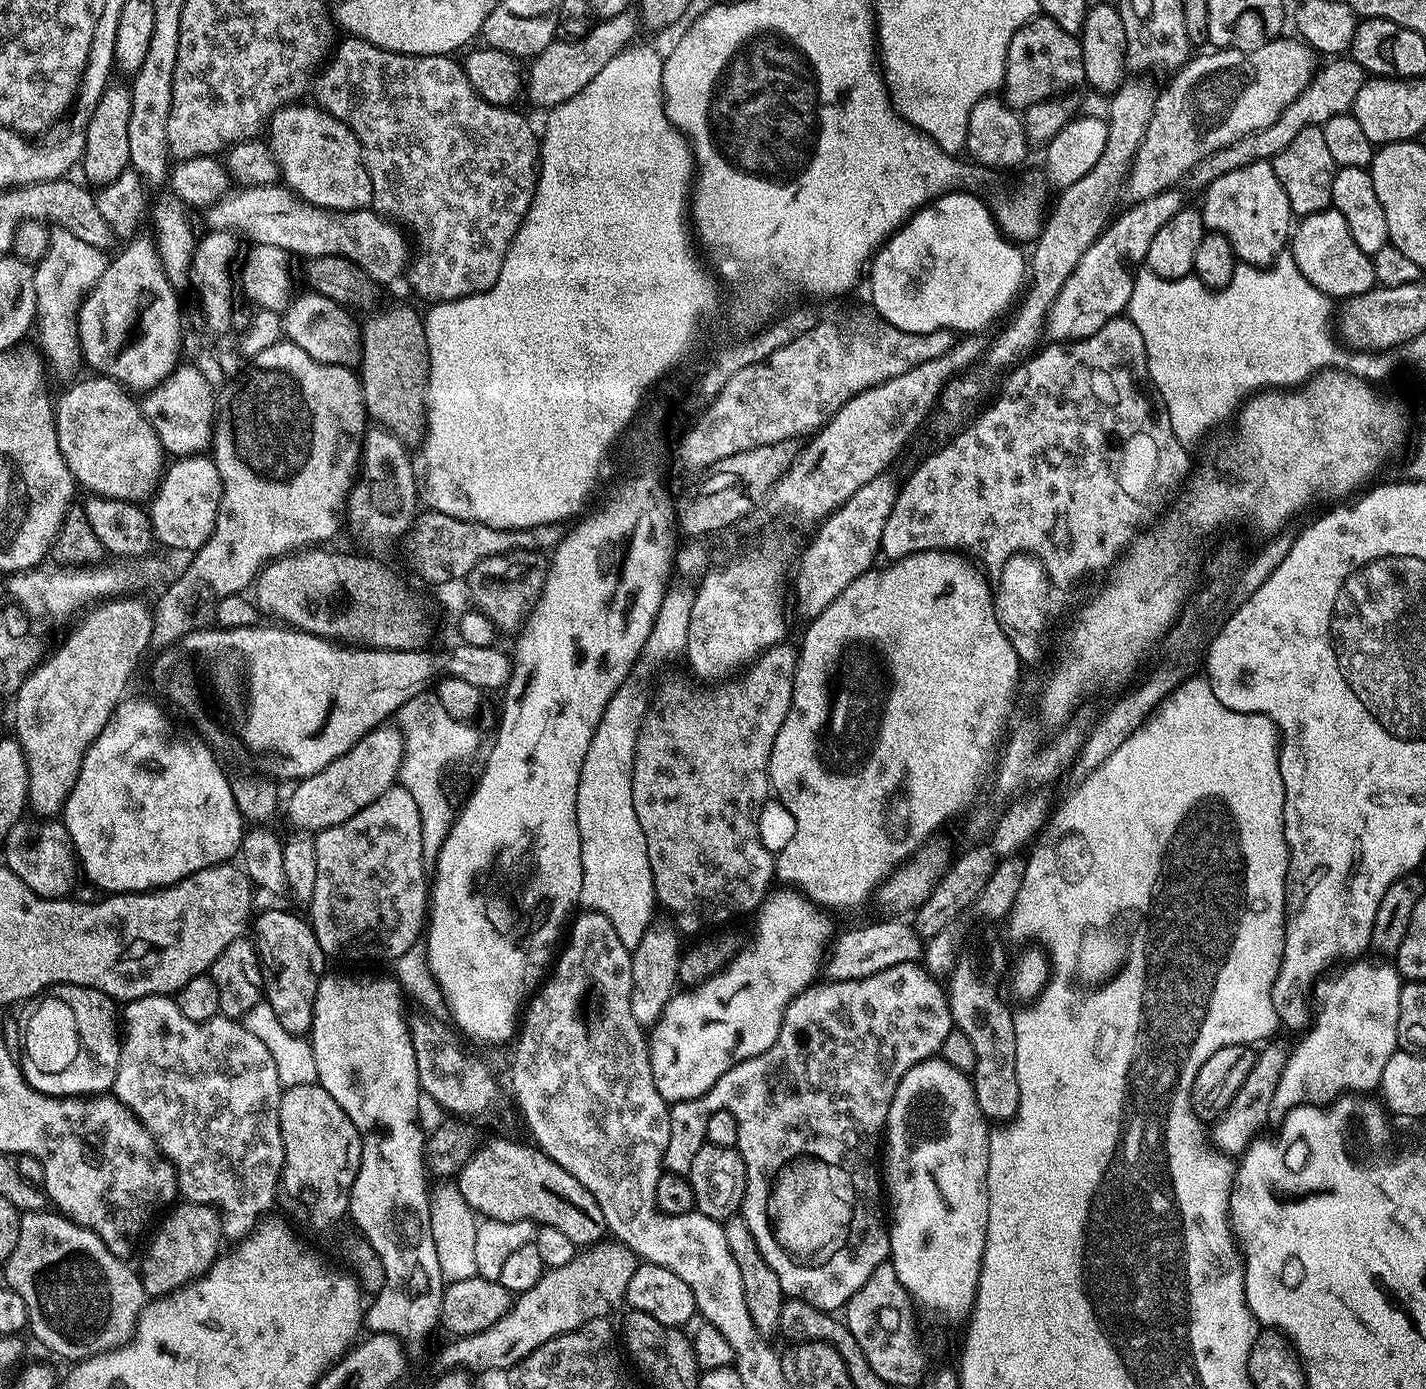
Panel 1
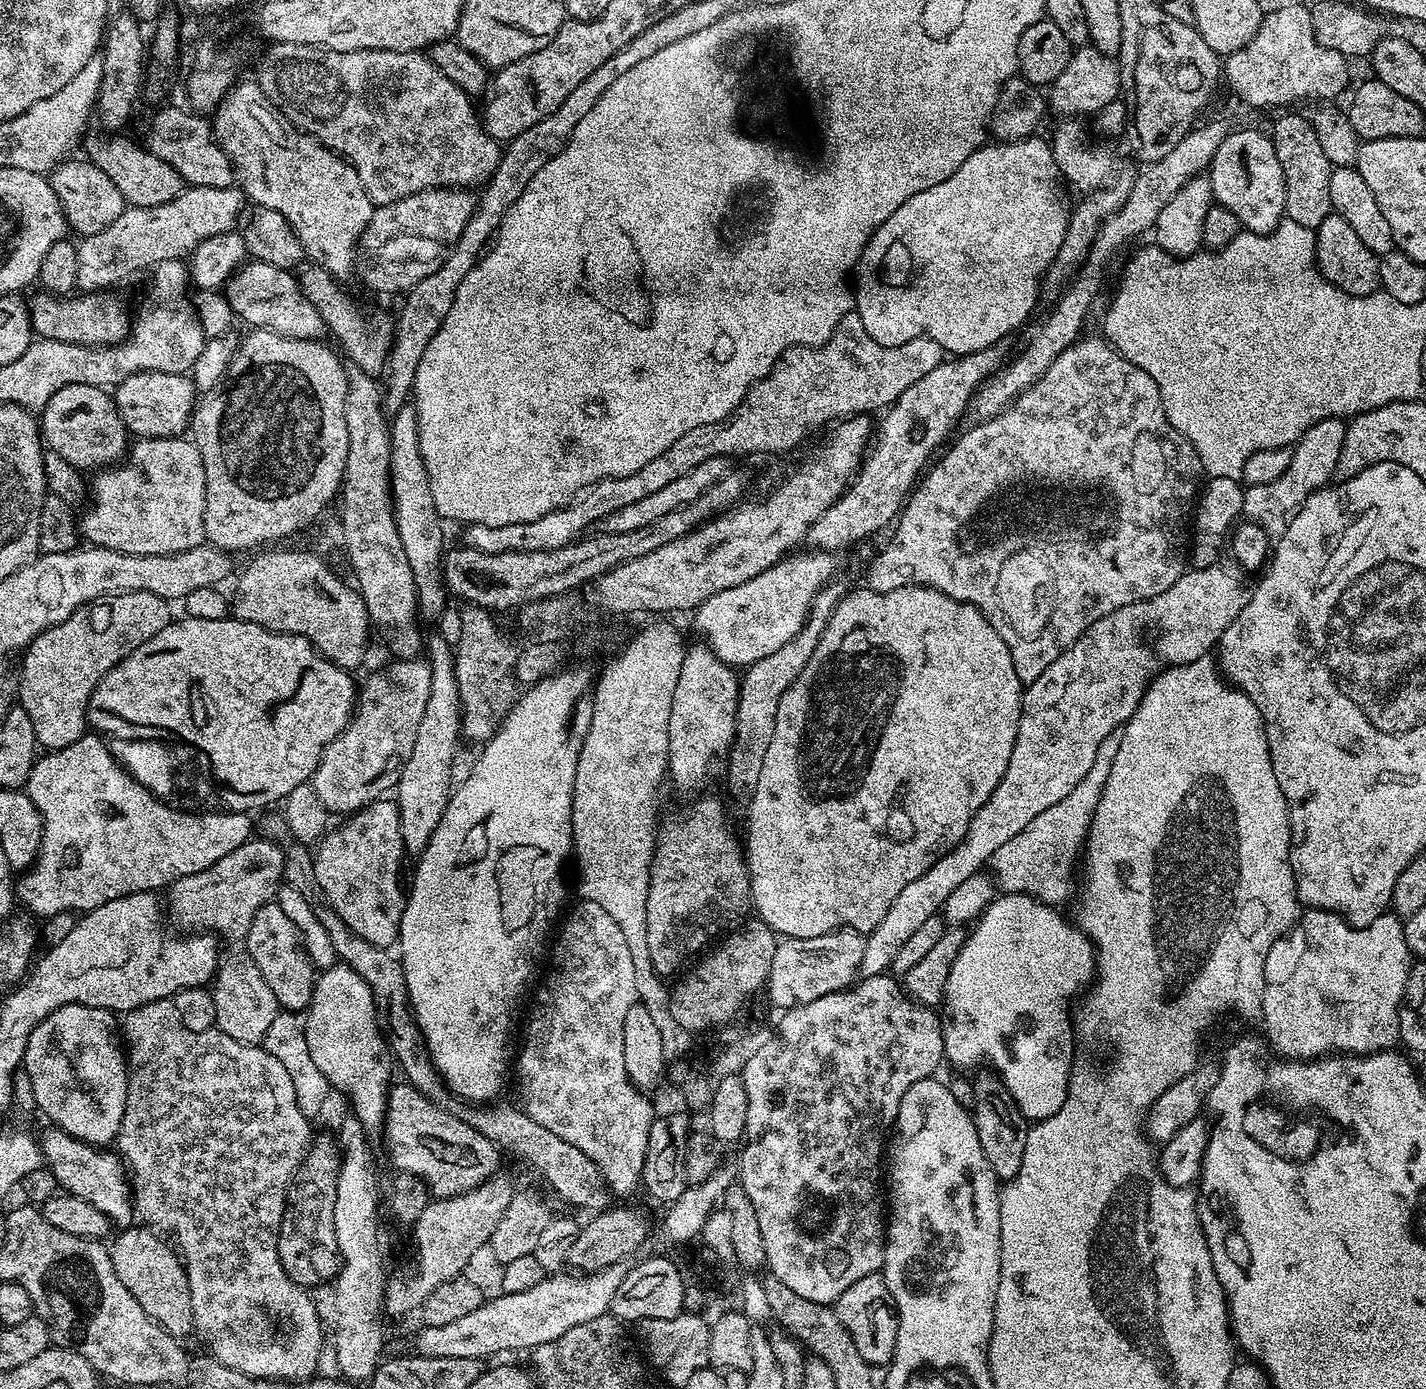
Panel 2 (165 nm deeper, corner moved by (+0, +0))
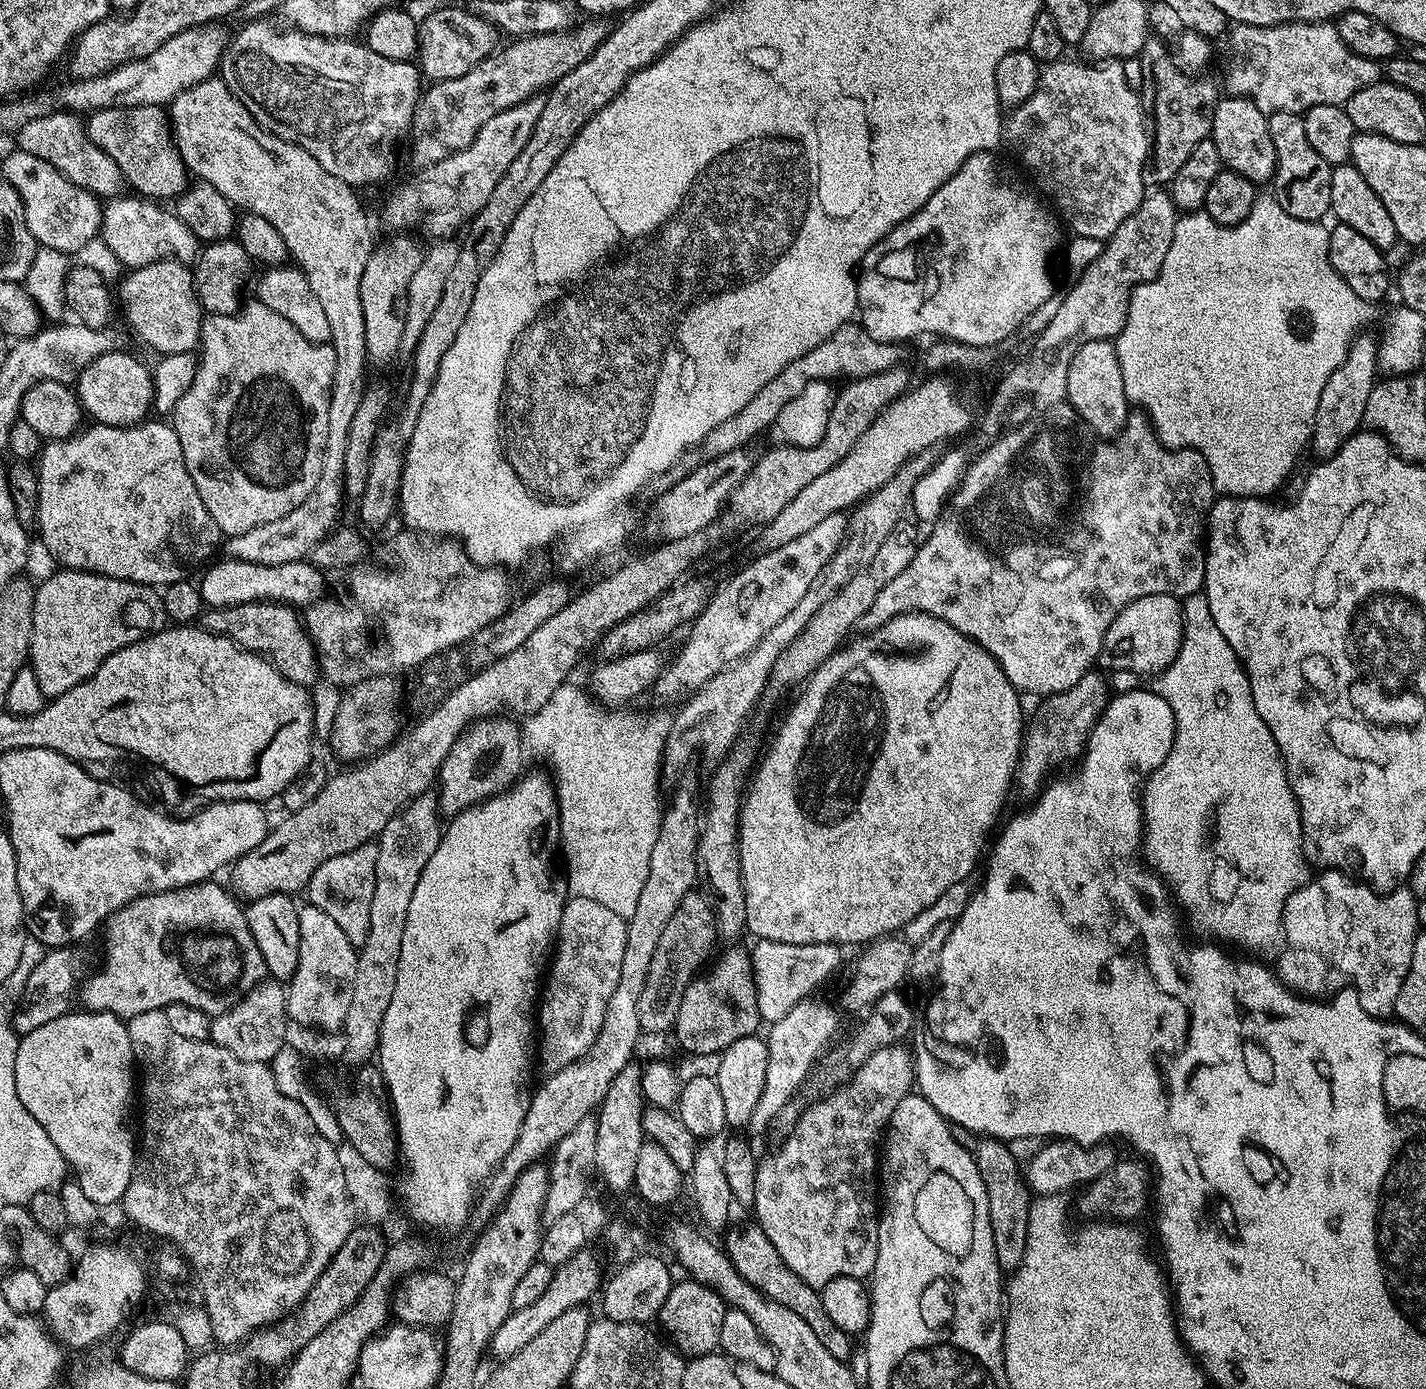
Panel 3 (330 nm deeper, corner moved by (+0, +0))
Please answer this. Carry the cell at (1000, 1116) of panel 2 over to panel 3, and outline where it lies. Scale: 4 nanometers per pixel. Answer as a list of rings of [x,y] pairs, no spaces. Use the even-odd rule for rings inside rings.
[[[984,1138],[979,1141],[974,1155],[978,1174],[982,1174],[982,1186],[986,1186],[986,1202],[990,1206],[990,1234],[994,1234],[994,1250],[1005,1273],[1016,1271],[1017,1265],[1026,1254],[1026,1238],[1030,1226],[1030,1210],[1032,1209],[1033,1193],[1028,1187],[1022,1164],[1016,1161],[1009,1145],[1003,1140]]]

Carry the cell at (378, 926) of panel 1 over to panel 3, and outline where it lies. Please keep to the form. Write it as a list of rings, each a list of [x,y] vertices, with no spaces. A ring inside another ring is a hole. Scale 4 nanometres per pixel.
[[[378,843],[363,844],[346,854],[338,854],[334,858],[322,861],[318,870],[314,870],[306,889],[307,903],[318,906],[318,910],[330,914],[330,918],[334,918],[334,923],[342,929],[342,934],[346,934],[346,938],[350,938],[350,942],[357,946],[364,944],[366,934],[370,934],[370,901],[374,899],[374,874],[377,862]]]

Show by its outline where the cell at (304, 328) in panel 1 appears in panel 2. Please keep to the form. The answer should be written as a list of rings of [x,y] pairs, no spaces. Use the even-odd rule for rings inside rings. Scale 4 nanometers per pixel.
[[[249,259],[240,265],[236,275],[226,285],[226,295],[232,307],[233,317],[252,324],[253,329],[277,332],[295,340],[320,340],[325,335],[322,314],[306,298],[299,279],[289,269],[270,266],[261,260]]]

